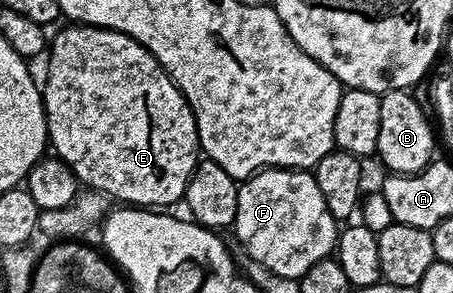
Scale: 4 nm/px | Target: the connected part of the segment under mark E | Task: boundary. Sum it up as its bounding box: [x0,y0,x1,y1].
[42,23,201,207]

